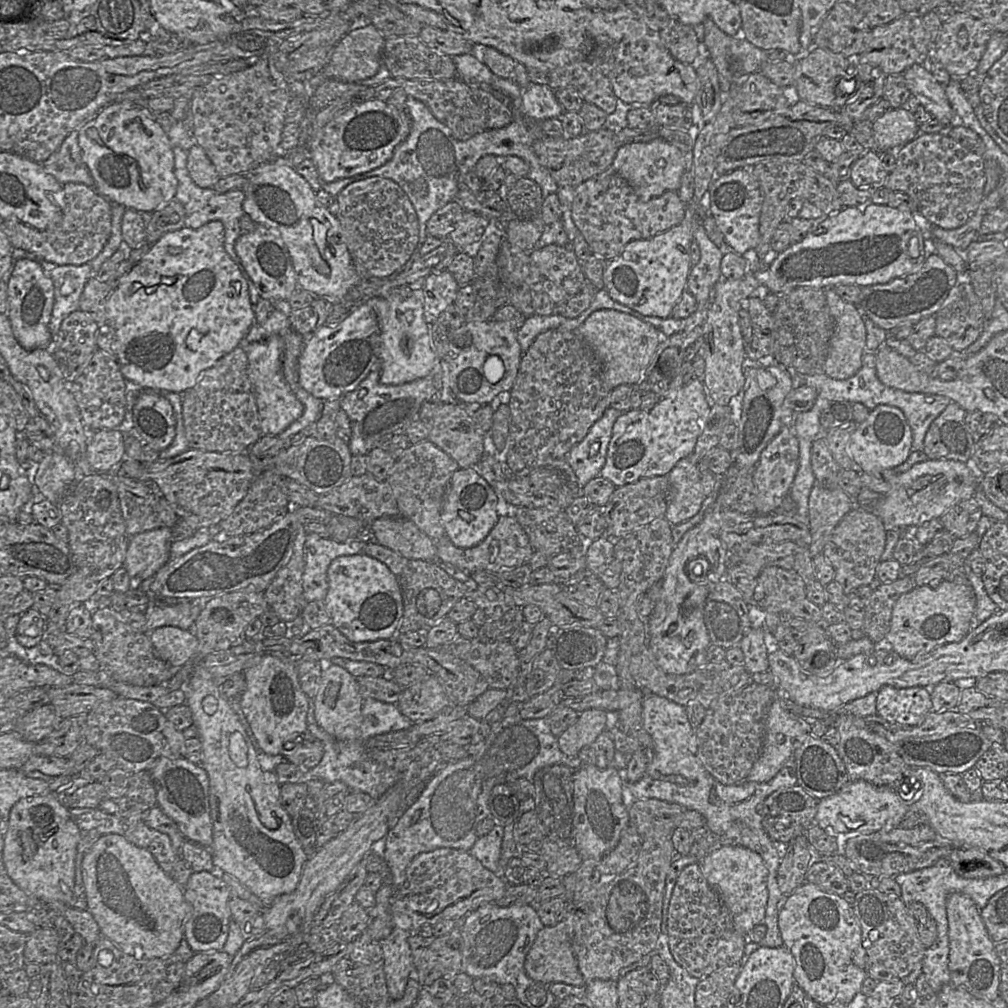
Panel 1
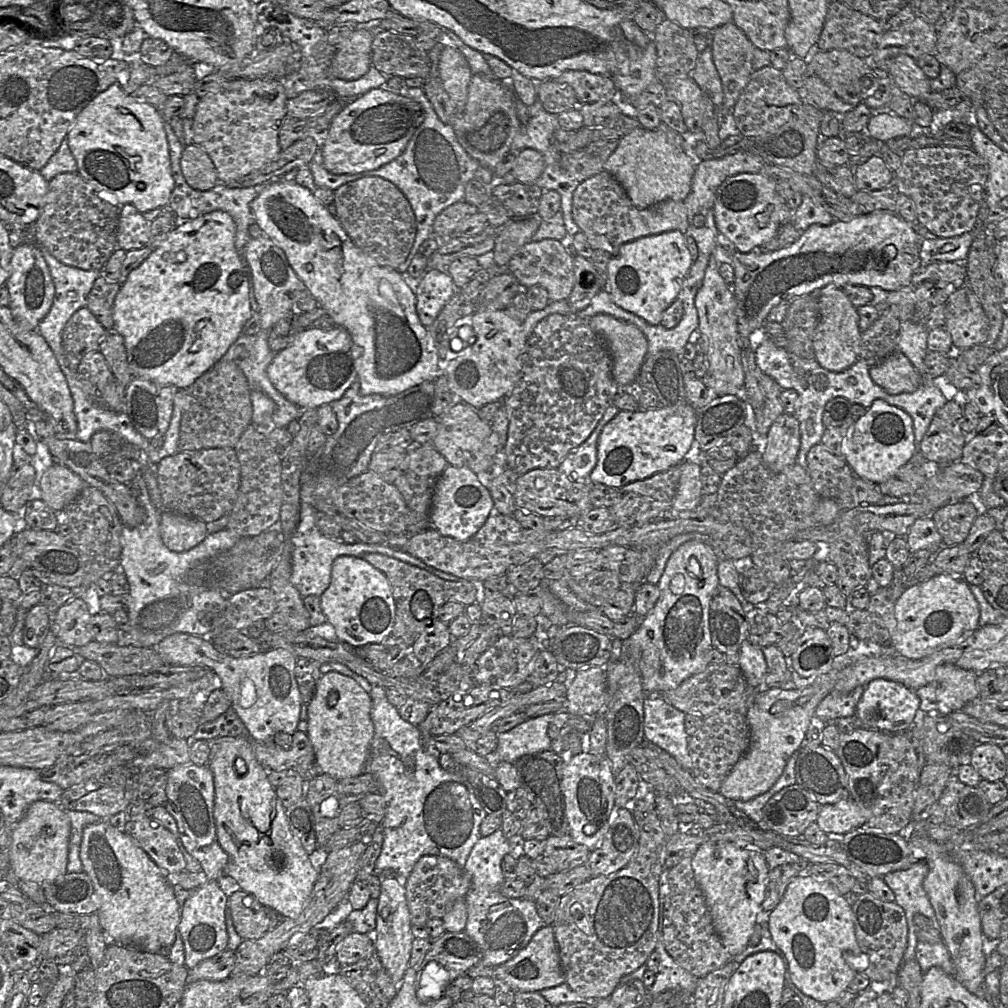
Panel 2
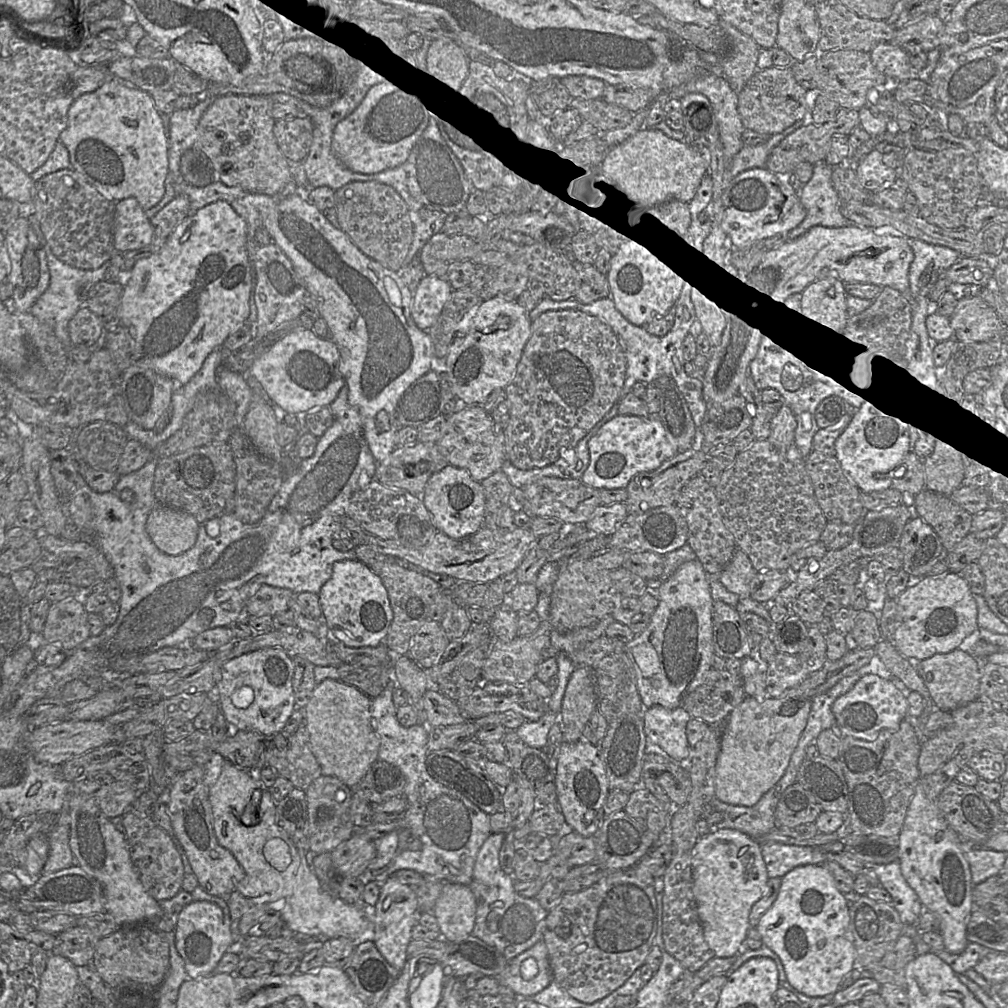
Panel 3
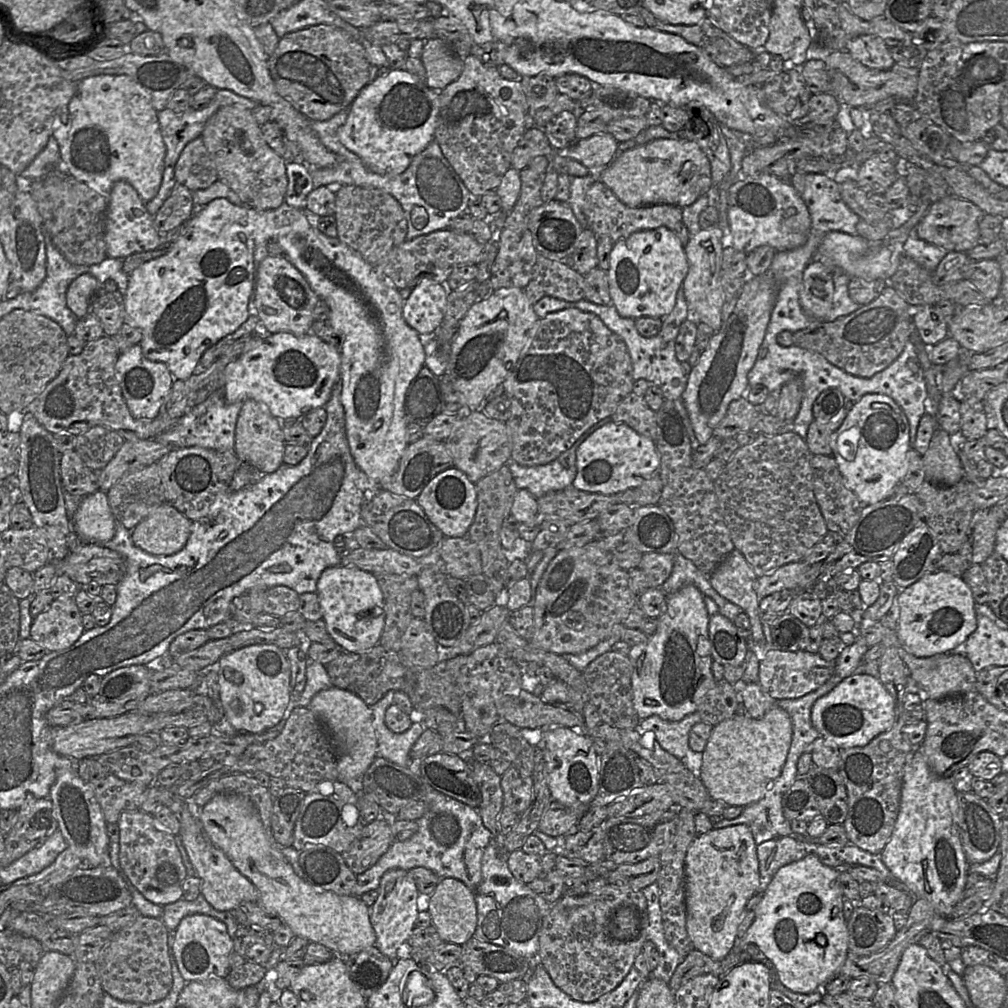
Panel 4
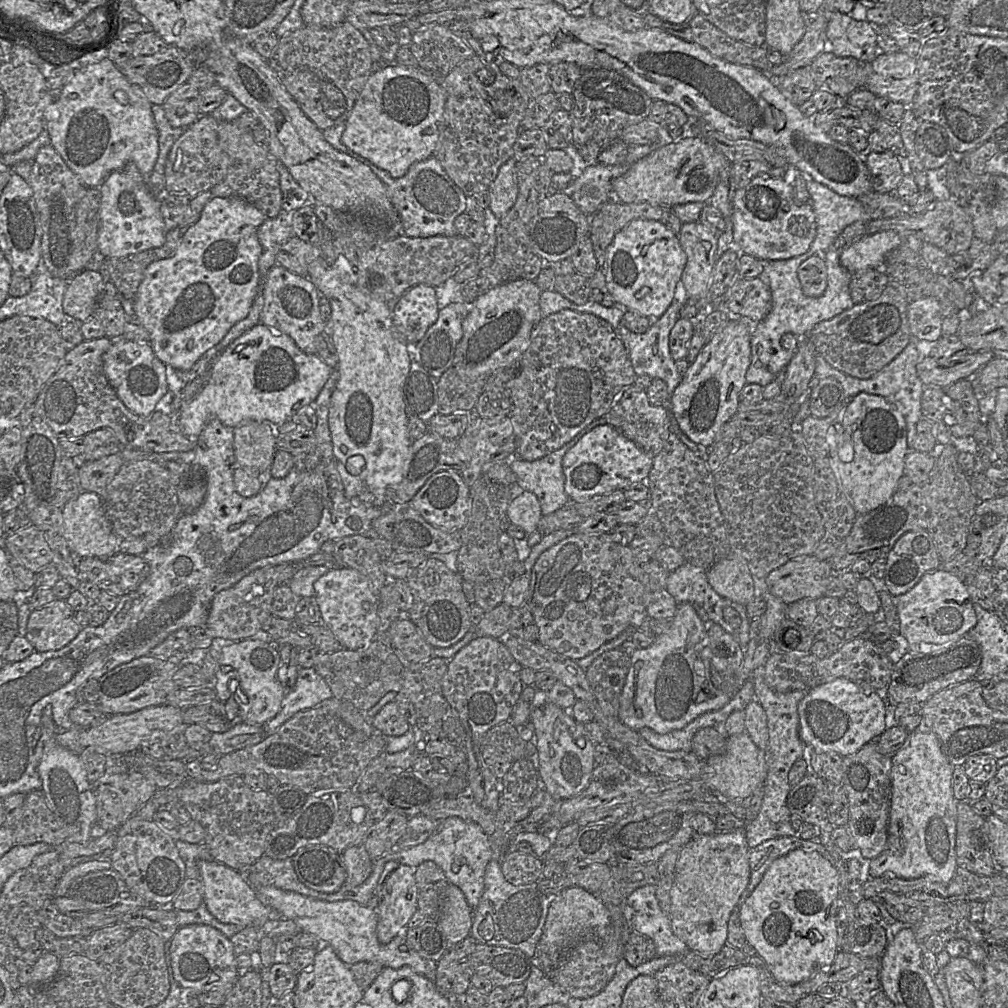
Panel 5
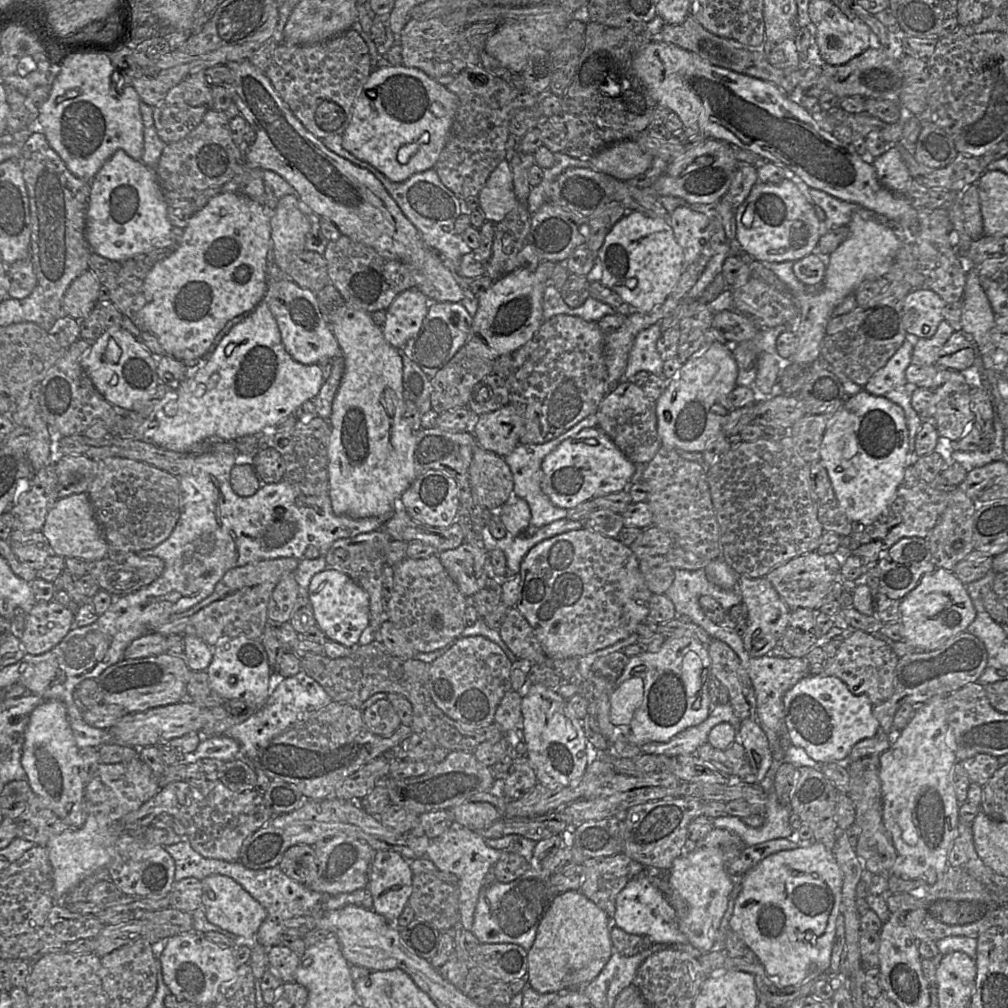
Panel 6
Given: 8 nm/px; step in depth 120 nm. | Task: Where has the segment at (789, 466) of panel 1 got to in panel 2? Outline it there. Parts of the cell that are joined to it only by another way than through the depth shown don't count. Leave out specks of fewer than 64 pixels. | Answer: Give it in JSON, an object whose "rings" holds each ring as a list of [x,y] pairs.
{"rings":[[[786,412],[777,417],[765,437],[757,437],[763,461],[773,472],[781,472],[797,463],[800,444],[799,422],[794,415]]]}

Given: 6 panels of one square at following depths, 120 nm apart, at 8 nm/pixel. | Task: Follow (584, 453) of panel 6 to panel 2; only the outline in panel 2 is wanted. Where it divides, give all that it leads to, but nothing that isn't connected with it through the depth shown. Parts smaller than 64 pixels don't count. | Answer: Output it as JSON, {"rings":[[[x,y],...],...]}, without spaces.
{"rings":[[[689,404],[652,410],[622,411],[603,428],[597,445],[597,464],[589,475],[593,483],[613,488],[648,478],[693,457],[697,413]]]}

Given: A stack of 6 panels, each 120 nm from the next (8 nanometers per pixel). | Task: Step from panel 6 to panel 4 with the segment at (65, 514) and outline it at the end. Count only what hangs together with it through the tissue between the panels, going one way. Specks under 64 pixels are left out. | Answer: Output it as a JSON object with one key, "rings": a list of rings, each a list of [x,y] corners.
{"rings":[[[98,490],[83,497],[71,517],[72,528],[83,543],[103,545],[115,534],[115,518],[106,492]]]}

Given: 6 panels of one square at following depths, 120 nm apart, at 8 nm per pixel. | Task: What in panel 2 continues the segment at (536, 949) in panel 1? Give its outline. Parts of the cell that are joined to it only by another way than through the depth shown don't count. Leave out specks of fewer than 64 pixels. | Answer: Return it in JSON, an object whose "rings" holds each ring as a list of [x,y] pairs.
{"rings":[[[551,925],[540,928],[532,937],[529,944],[515,957],[498,966],[484,966],[481,962],[466,971],[466,975],[475,979],[477,977],[490,977],[493,980],[505,982],[514,992],[540,992],[543,989],[565,983],[558,945]]]}

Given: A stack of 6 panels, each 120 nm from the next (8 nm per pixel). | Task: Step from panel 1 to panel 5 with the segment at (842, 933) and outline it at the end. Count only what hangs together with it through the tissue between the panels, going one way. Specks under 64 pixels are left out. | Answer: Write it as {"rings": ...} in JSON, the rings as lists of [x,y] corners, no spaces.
{"rings":[[[792,850],[774,860],[740,909],[740,922],[746,941],[766,962],[781,984],[795,985],[829,968],[840,951],[837,913],[840,875],[833,864],[817,851]]]}

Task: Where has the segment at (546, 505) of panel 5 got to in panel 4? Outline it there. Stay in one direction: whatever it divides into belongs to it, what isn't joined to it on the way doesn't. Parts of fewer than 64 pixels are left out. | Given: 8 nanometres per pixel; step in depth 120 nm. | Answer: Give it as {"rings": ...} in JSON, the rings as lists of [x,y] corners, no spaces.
{"rings":[[[611,416],[600,420],[589,428],[574,445],[550,463],[536,466],[523,466],[509,460],[507,465],[516,487],[526,489],[536,498],[548,492],[564,489],[572,485],[576,475],[576,453],[579,446],[597,429],[612,421]]]}

